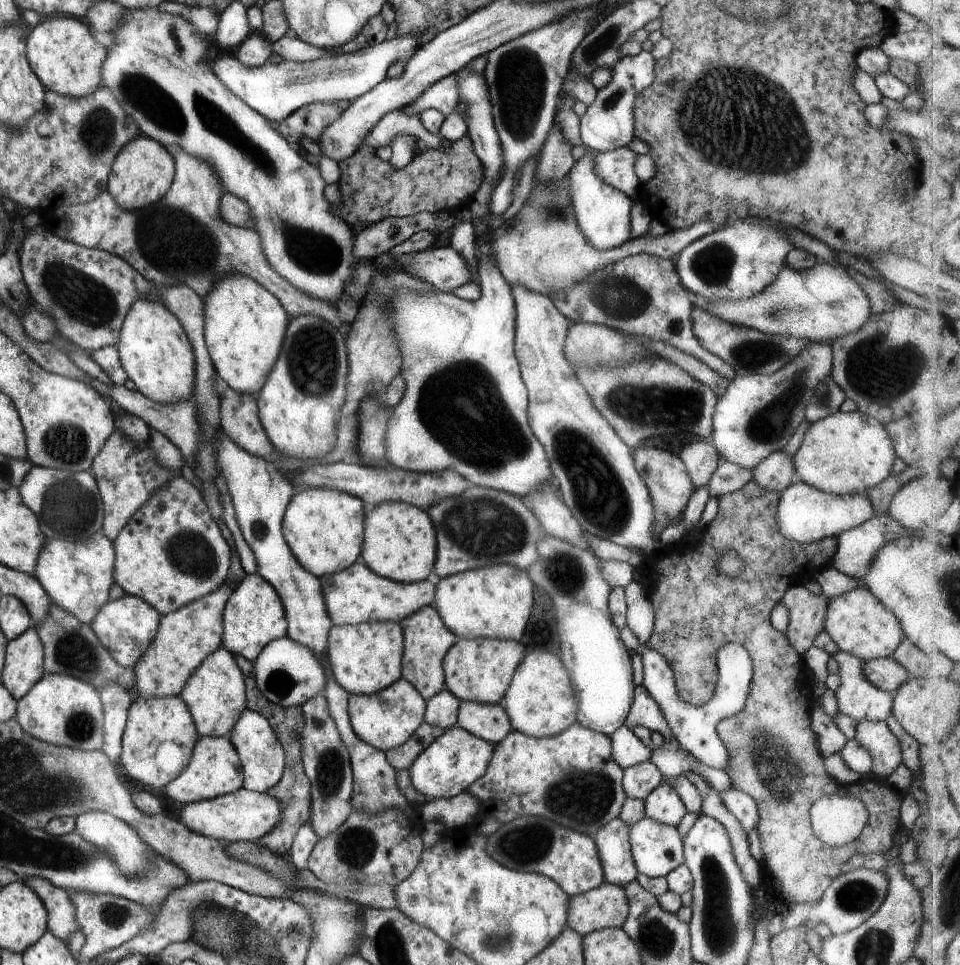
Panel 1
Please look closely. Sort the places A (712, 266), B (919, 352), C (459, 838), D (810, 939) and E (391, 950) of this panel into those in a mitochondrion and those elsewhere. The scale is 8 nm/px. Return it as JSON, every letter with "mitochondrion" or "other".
{"A":"mitochondrion","B":"mitochondrion","C":"other","D":"other","E":"mitochondrion"}

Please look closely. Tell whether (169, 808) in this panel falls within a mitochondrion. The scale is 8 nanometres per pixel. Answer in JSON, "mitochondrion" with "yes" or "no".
{"mitochondrion":"no"}

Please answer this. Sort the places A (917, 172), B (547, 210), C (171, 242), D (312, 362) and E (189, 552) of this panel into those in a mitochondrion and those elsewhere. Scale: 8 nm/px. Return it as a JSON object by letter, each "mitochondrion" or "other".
{"A":"other","B":"mitochondrion","C":"mitochondrion","D":"mitochondrion","E":"mitochondrion"}

